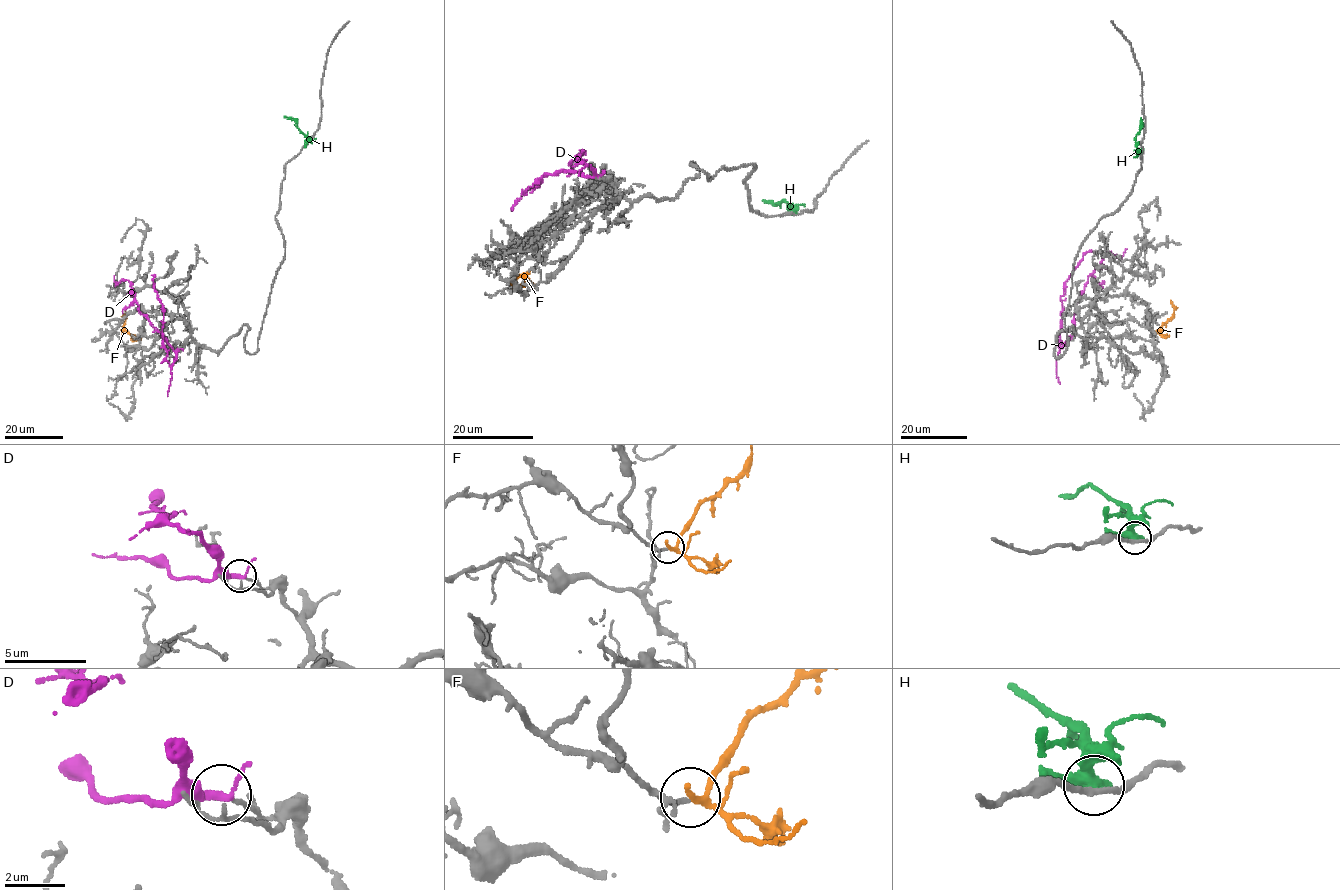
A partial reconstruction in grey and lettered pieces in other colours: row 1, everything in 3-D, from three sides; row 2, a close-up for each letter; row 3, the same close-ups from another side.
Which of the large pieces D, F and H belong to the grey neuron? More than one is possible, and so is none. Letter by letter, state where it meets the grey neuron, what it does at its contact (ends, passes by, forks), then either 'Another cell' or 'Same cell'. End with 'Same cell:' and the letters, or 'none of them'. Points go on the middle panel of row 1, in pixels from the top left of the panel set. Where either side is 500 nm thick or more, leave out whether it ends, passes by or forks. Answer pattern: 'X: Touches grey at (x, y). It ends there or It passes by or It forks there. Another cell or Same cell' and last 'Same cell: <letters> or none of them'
D: Touches grey at (599, 176). It passes by. Another cell
F: Touches grey at (528, 272). It passes by. Same cell
H: Touches grey at (795, 213). It passes by. Another cell
Same cell: F

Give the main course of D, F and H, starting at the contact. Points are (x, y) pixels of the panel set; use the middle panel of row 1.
D: (600, 175), (562, 170), (546, 174), (540, 179), (542, 181), (523, 193), (511, 210)
F: (527, 272), (512, 281), (515, 285), (515, 279)
H: (794, 213), (786, 202), (774, 205), (762, 200)

